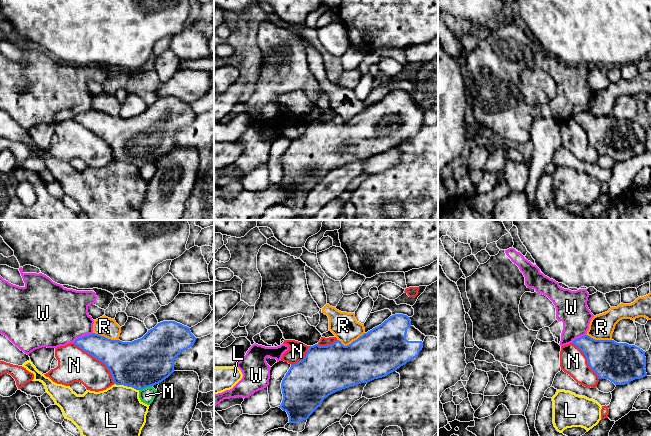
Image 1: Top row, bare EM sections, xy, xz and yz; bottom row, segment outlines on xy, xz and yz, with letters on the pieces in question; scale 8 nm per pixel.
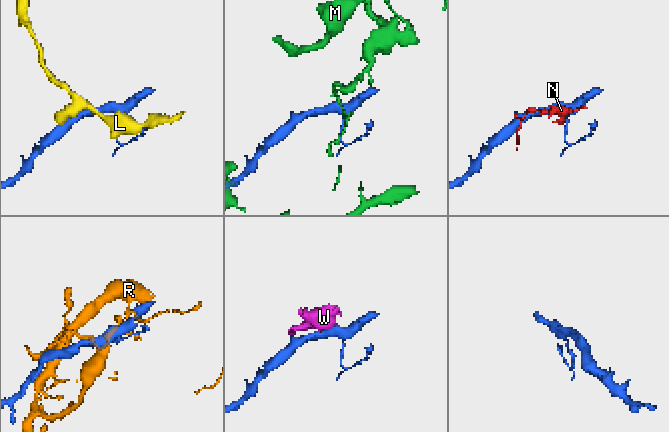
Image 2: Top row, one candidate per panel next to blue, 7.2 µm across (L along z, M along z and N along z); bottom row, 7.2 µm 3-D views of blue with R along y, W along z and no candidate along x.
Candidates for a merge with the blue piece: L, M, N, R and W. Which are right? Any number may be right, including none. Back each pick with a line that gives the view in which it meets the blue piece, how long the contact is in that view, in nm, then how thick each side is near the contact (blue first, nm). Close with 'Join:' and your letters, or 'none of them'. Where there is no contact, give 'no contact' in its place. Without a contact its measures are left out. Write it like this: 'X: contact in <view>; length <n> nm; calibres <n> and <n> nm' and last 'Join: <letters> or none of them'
Join: none of them

